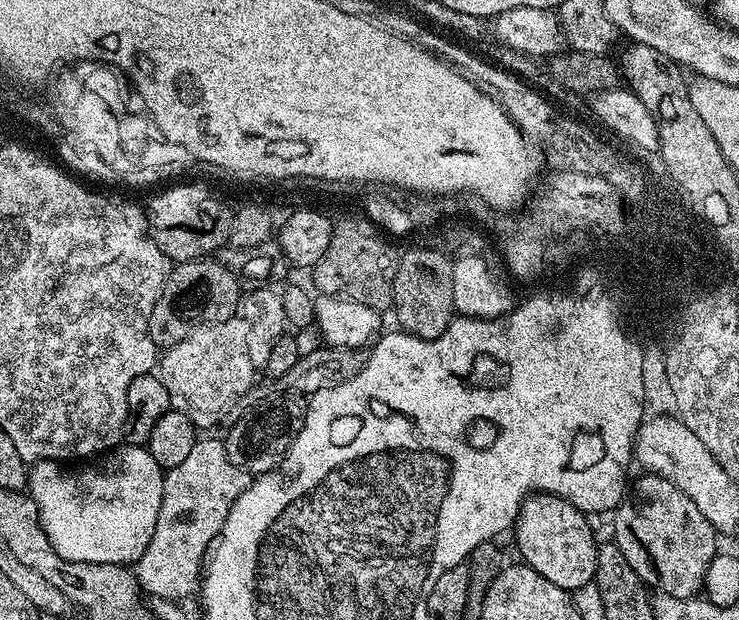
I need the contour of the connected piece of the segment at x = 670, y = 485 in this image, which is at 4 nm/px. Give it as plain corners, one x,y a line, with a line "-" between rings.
655,474
641,477
614,509
614,543
635,572
643,573
652,564
659,591
687,600
699,597
704,590
706,570
710,570
710,562
718,554
717,530
674,482

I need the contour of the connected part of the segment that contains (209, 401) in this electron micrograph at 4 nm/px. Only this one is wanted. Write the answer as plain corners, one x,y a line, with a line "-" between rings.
239,314
226,322
197,324
191,332
159,357
158,375
170,394
170,405
175,411
186,414
197,429
220,424
224,411
251,388
258,369
250,362
246,337
250,329

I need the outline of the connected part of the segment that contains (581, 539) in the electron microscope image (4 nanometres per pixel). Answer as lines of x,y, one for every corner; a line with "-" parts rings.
538,492
528,497
520,505
516,516
516,548
520,551
519,559
533,568
542,578
575,590
593,583
596,578
596,550
598,539
588,525
589,517
579,512
569,500
552,496
549,492

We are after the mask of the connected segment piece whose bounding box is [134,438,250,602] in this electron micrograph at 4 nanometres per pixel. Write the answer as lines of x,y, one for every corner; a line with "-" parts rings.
220,438
218,440
197,439
194,450
190,450
190,455
186,457
186,462
165,471
162,506
158,510
158,522
154,526
154,534
144,553
134,561
134,575
141,593
147,594
152,600
177,602
184,602
187,596
197,595
206,557
215,545
220,531
224,529
224,523
230,514
230,506
234,506
234,502
248,488
249,483
249,472
230,462
224,449
224,440

